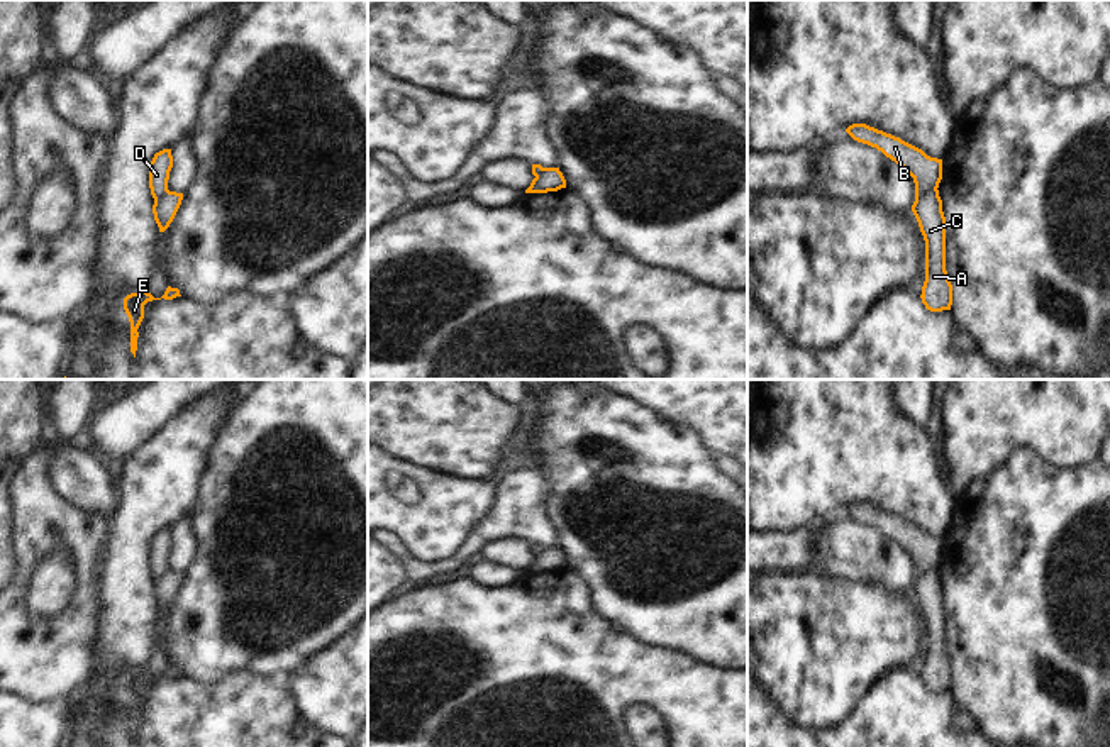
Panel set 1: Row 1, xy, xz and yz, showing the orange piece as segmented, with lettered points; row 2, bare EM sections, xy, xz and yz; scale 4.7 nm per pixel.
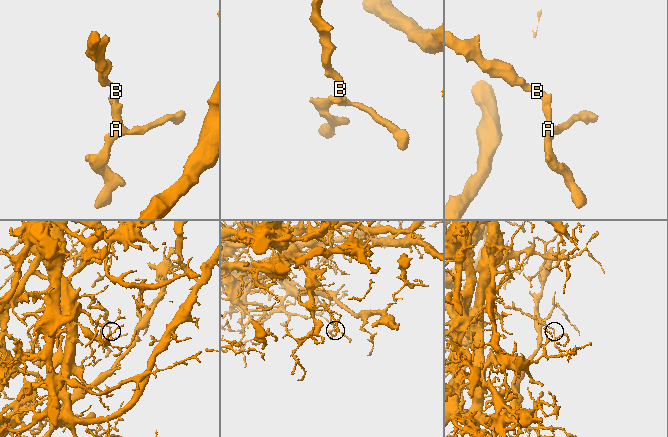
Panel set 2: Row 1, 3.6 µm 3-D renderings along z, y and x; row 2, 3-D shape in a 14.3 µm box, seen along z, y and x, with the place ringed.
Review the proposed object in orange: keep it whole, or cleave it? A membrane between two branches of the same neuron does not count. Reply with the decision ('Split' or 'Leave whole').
Split.

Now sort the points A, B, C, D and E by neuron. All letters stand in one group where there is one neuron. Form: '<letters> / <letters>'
A C E / B D

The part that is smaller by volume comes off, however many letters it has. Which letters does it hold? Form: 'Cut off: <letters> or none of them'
Cut off: A, C, E

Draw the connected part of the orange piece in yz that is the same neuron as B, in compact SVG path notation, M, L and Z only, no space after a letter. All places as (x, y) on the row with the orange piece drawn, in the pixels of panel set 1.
M852 124L846 132L857 142L868 144L881 151L907 171L915 183L915 198L929 190L937 190L942 180L942 159L927 156L922 149L869 127L866 124Z

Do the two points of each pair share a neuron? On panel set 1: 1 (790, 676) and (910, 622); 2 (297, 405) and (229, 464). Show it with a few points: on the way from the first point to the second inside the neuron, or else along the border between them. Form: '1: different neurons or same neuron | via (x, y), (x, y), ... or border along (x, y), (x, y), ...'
1: same neuron | via (821, 646), (827, 639), (858, 630), (880, 630)
2: same neuron | via (280, 422), (246, 451)

